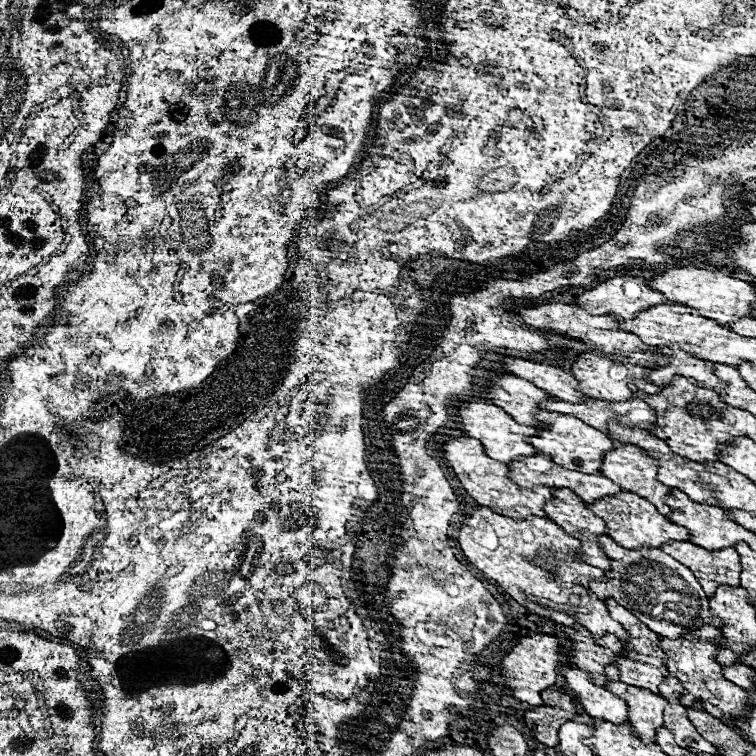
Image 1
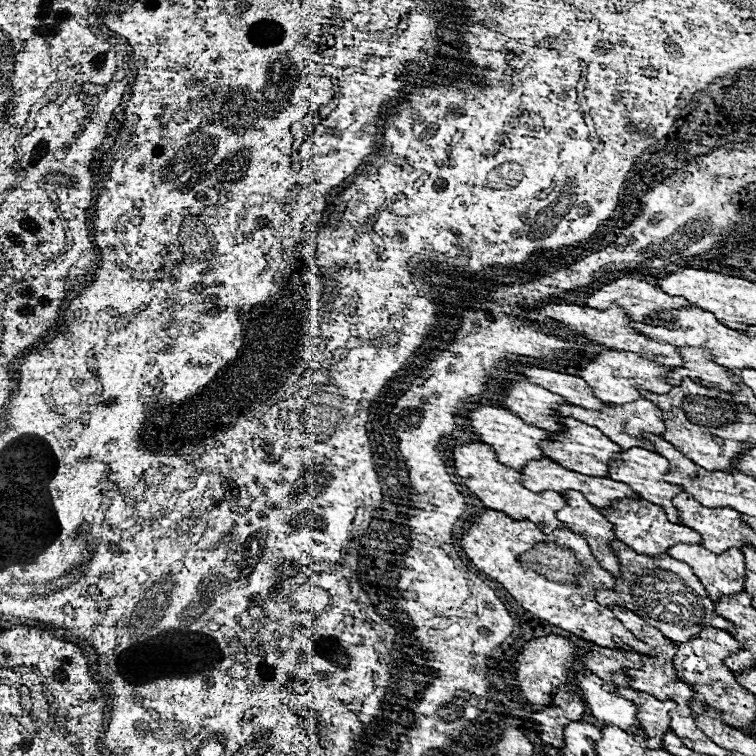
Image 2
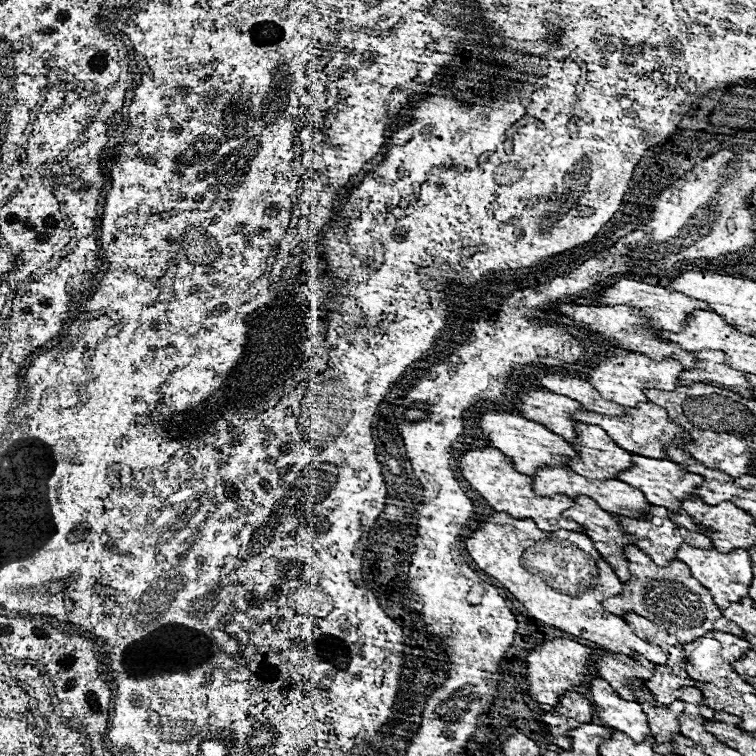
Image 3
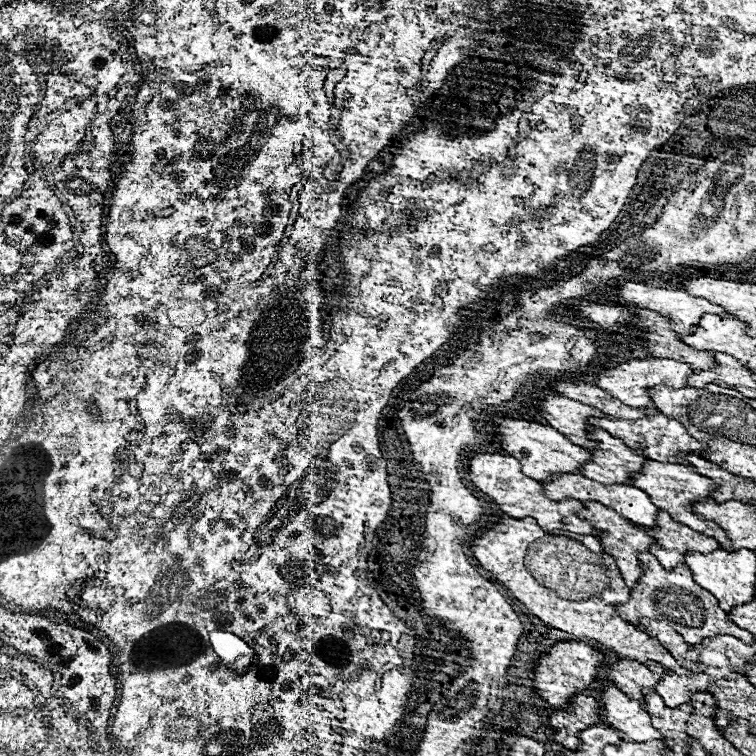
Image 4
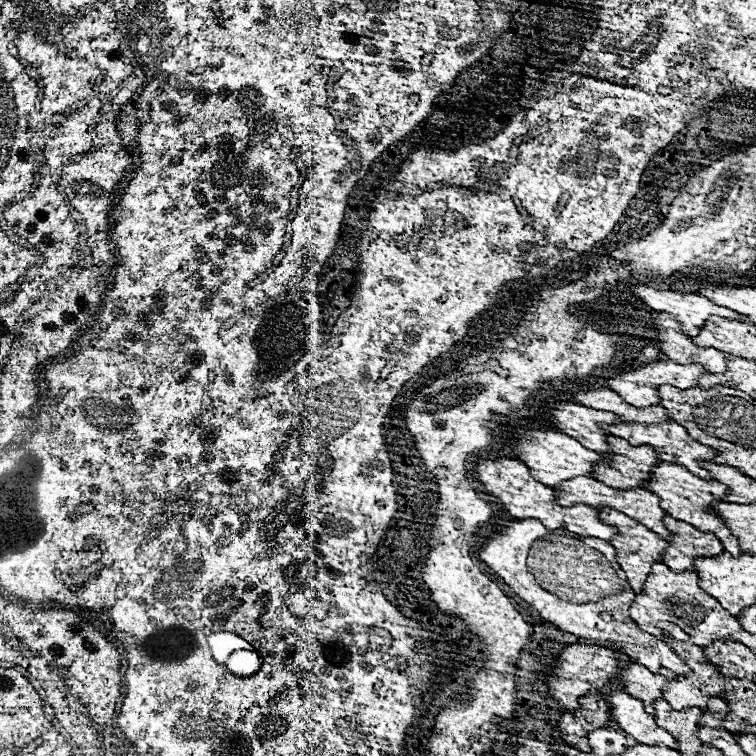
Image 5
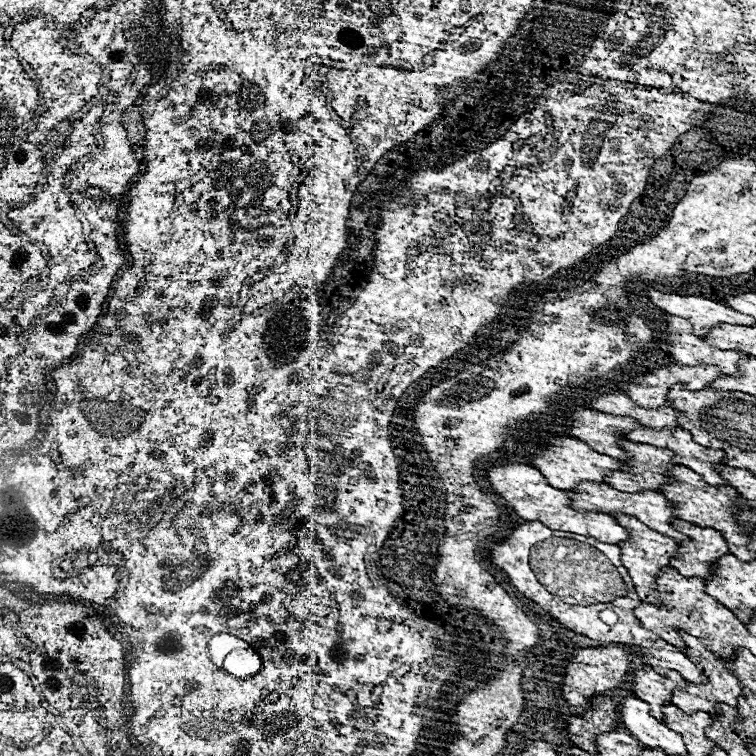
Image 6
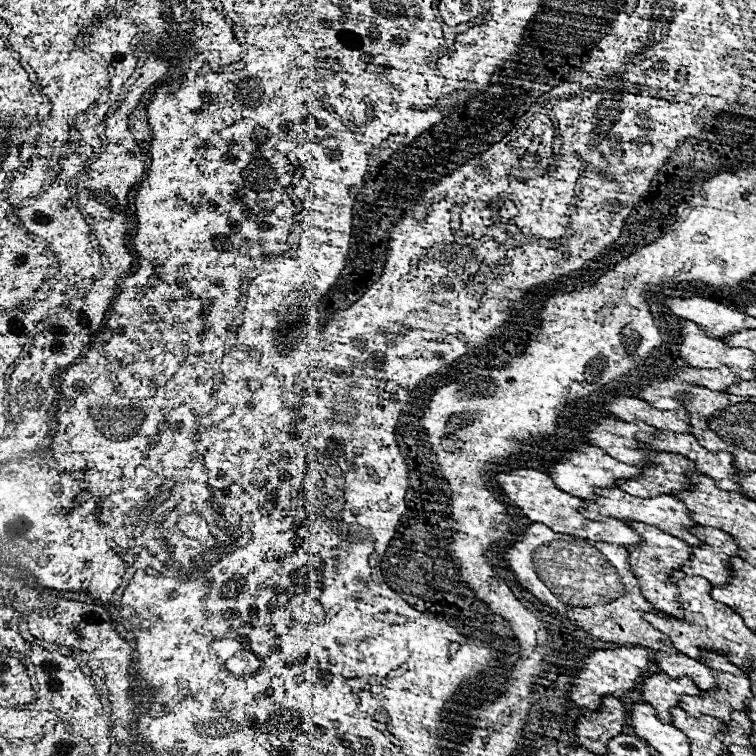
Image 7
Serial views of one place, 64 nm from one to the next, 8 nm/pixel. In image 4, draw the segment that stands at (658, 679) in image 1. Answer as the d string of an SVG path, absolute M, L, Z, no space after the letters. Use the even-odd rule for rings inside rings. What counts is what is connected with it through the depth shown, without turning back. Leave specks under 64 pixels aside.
M684 670L684 674L676 674L676 672L666 672L664 680L658 682L656 692L664 698L664 702L670 708L678 708L680 704L690 704L692 692L702 692L704 686L696 680L694 672ZM700 688L700 690L696 690Z

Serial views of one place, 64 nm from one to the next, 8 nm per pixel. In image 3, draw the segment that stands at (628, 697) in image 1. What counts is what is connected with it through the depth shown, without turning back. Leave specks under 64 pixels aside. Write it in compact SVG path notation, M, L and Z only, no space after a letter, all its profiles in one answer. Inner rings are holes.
M636 688L636 696L648 716L648 726L656 740L654 750L658 754L676 754L672 750L672 738L680 734L680 714L684 710L684 702L664 706L646 688Z

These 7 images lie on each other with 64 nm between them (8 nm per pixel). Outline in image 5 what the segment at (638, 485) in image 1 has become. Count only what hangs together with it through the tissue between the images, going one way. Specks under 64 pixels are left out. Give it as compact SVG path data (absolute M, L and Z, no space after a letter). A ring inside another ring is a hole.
M660 462L660 466L656 466L656 470L652 472L652 478L650 478L650 480L652 480L652 482L646 482L644 488L660 496L660 506L662 506L672 518L682 520L682 522L686 522L686 524L692 524L692 526L698 528L698 530L714 532L714 534L722 540L726 552L730 552L732 556L738 558L738 556L744 554L742 548L740 548L740 544L738 544L738 538L728 530L728 526L724 524L724 520L722 520L716 512L712 512L712 504L722 502L722 498L724 498L726 492L728 492L728 488L726 488L724 484L720 484L720 482L716 482L716 480L710 480L710 482L708 482L708 480L702 480L702 478L694 476L692 472L688 472L684 466L680 466L680 464L670 464L670 462Z

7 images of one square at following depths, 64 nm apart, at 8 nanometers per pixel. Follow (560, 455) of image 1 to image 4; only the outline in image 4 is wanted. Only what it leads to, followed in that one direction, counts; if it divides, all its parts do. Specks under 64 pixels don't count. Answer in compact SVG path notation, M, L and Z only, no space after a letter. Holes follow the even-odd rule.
M596 428L590 432L590 438L598 440L600 448L590 450L592 460L582 466L580 474L600 484L628 484L628 478L632 474L638 474L648 460L644 452L628 450L620 438L612 438L606 430Z

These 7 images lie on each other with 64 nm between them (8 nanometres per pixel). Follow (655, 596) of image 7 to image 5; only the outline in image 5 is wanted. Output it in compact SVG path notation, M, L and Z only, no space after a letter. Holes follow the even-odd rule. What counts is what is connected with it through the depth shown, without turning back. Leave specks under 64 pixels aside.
M598 508L600 512L600 518L610 524L610 526L616 526L618 528L618 536L610 540L610 544L618 550L618 564L622 566L622 570L626 572L628 576L628 582L630 586L634 588L636 594L642 594L642 588L644 588L644 582L652 570L652 564L654 562L662 562L662 554L664 550L668 548L668 540L660 538L656 532L648 530L646 526L640 526L640 522L636 522L634 518L628 518L626 514L620 514L616 510L608 510L608 508Z

